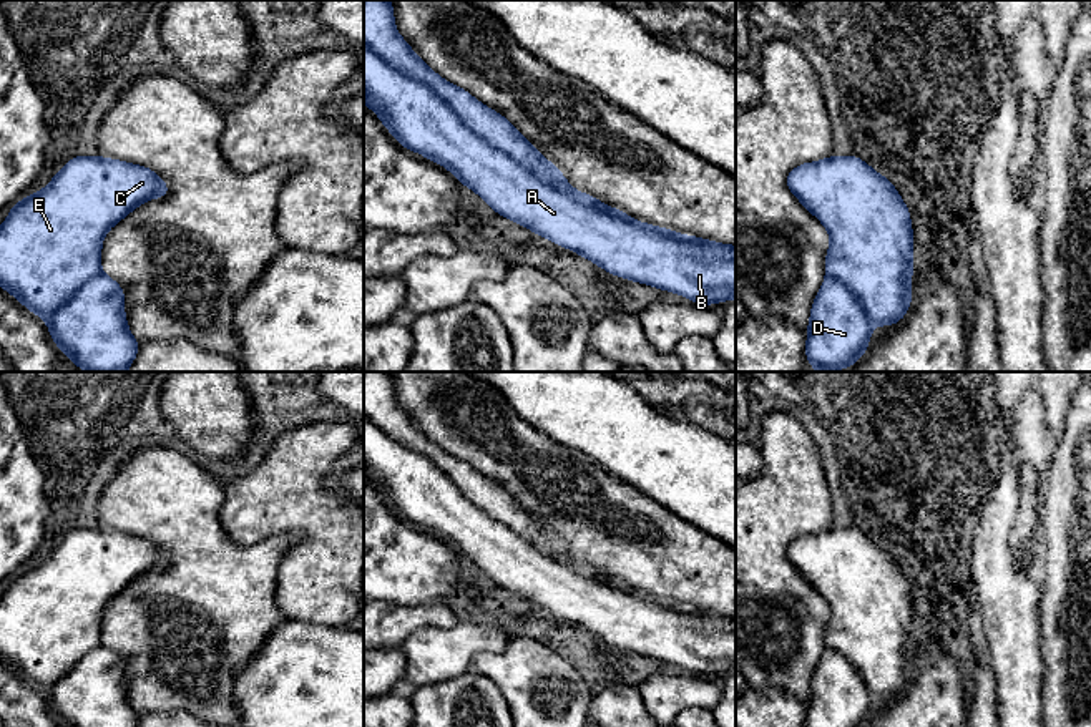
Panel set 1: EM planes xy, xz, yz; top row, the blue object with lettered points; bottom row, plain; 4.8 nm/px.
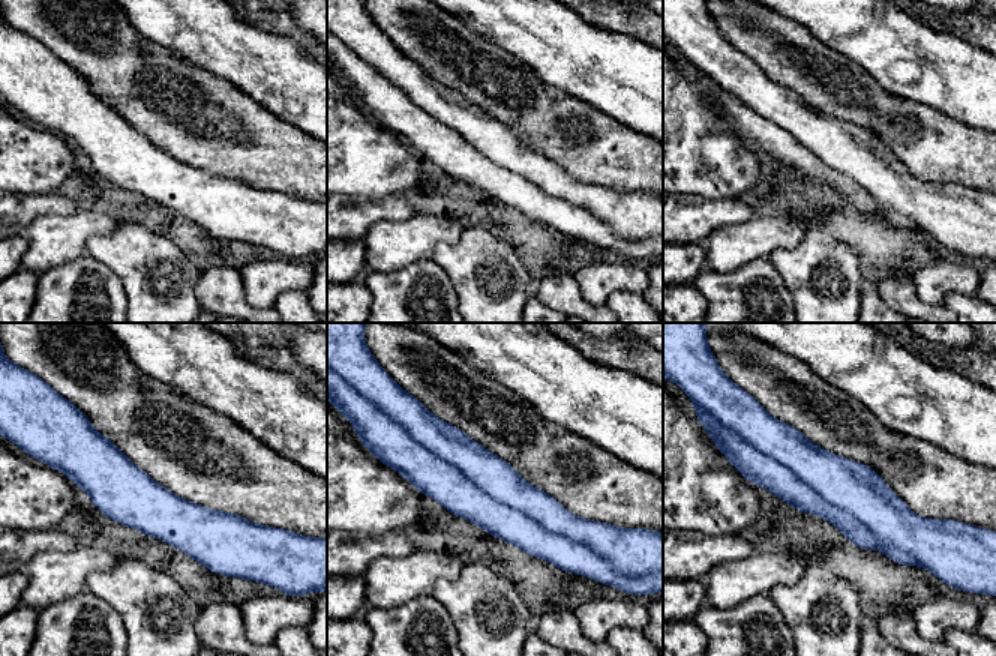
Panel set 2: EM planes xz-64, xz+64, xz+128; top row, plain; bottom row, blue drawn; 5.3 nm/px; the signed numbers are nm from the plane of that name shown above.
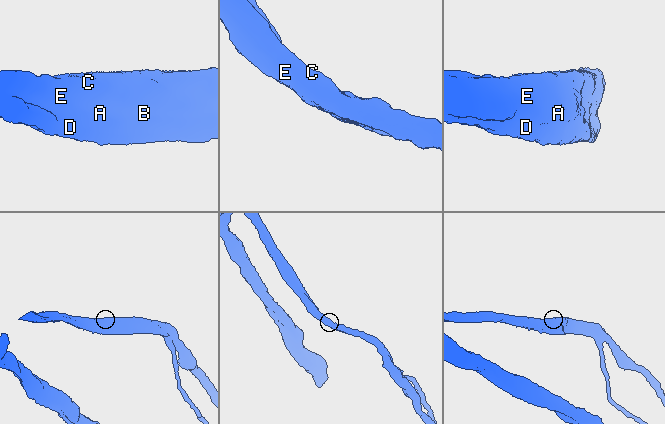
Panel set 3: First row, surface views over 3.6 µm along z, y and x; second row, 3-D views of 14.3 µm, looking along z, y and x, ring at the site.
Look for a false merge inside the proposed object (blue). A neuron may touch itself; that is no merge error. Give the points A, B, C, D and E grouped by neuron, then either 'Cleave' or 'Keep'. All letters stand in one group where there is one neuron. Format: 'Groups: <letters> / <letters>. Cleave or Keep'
Groups: A B C E / D. Cleave

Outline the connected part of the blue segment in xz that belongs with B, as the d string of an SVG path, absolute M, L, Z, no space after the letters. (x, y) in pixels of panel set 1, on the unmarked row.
M365 415L364 475L405 521L452 543L462 558L475 563L505 591L575 622L613 647L679 666L694 676L714 677L736 671L736 617L673 607L588 578L545 556L521 534L467 500L432 458L392 438Z

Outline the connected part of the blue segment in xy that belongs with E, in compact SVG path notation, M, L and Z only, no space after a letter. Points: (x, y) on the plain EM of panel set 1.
M73 528L42 563L15 574L0 598L0 659L30 684L48 692L90 651L101 644L105 606L139 576L169 568L169 558L149 539L101 528Z

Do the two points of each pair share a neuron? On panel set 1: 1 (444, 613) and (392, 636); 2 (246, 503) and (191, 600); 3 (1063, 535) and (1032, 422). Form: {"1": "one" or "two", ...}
{"1": "one", "2": "two", "3": "two"}

